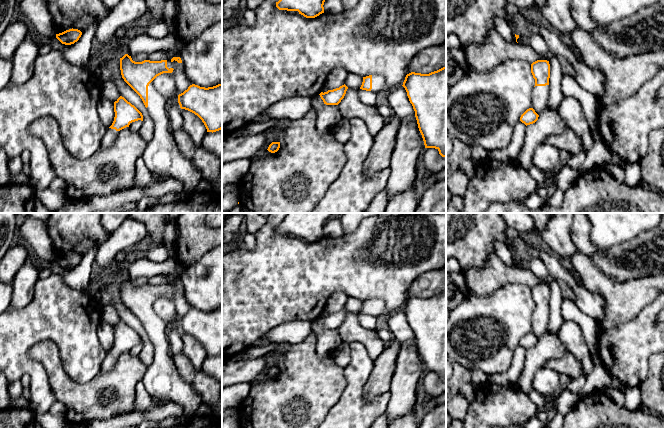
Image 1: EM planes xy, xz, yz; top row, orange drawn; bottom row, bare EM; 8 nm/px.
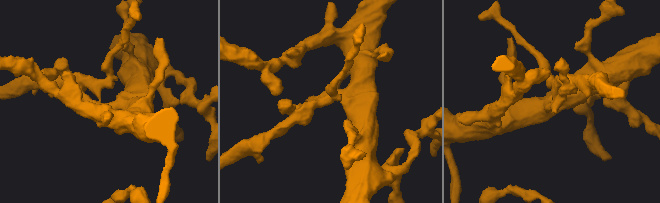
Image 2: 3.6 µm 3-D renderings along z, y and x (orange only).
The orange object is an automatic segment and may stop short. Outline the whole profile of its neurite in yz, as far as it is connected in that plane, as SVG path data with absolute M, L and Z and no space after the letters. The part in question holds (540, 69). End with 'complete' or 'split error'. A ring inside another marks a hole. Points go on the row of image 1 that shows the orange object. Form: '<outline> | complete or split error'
M537 60L531 64L531 73L535 79L532 92L532 106L520 117L526 126L535 123L539 114L548 109L550 64L547 60Z | split error

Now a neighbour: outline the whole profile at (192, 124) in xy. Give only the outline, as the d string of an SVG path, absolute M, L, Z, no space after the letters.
M181 109L184 131L190 136L195 145L201 146L207 129L202 120L194 113Z

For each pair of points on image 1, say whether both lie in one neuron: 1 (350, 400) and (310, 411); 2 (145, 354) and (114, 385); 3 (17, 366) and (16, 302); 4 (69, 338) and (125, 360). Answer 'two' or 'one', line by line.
1: two
2: two
3: two
4: two

